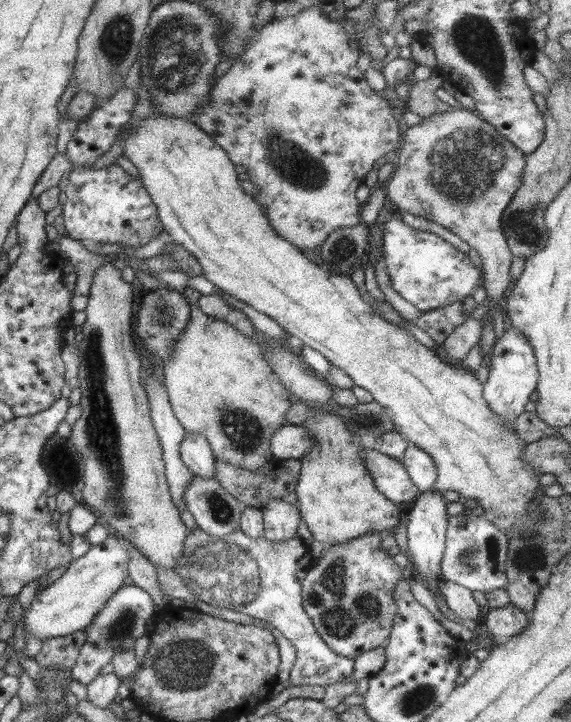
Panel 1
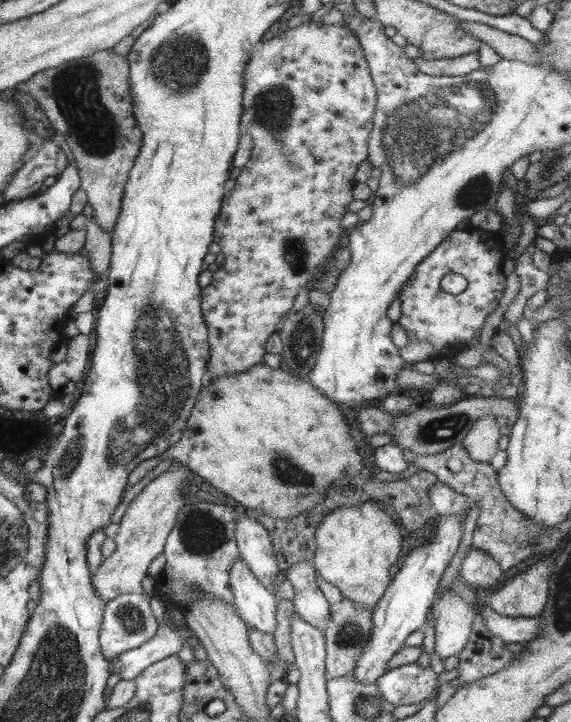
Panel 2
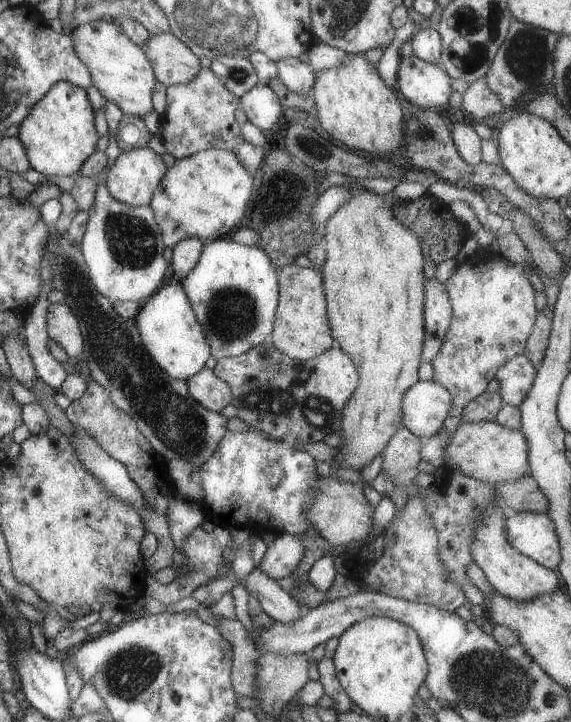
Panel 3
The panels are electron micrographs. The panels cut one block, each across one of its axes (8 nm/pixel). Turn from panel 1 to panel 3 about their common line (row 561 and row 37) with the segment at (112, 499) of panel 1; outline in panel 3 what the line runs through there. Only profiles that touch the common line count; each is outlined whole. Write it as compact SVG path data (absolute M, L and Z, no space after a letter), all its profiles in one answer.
M172 32L152 35L150 36L150 40L146 40L144 46L141 47L148 57L148 62L152 65L156 80L166 87L175 84L188 84L188 82L192 82L192 79L196 78L196 75L200 72L200 57L195 55L194 52L192 52L182 40L176 38Z

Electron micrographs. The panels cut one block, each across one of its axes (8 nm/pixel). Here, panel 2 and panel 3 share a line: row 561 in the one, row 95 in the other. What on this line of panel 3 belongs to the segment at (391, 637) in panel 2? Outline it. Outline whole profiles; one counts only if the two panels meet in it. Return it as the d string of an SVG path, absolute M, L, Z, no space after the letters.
M403 57L397 70L397 89L422 110L435 110L449 103L453 78L441 65Z

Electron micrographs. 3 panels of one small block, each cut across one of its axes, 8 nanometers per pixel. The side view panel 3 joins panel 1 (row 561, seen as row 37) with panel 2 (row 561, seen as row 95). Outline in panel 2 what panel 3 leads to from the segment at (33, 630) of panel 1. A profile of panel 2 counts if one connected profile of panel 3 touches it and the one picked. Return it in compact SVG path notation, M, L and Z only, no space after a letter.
M180 463L180 466L176 466L173 470L168 470L150 481L138 496L130 502L119 524L120 532L113 538L116 543L116 551L108 558L105 558L104 562L100 564L100 569L92 574L91 584L99 598L110 601L122 594L144 594L142 580L148 575L148 567L152 560L164 552L168 535L170 535L170 531L172 531L174 525L176 525L178 513L180 513L180 509L186 505L186 500L182 492L182 489L184 489L183 482L188 481L190 478L192 478L192 470L190 470L188 466L184 466Z

